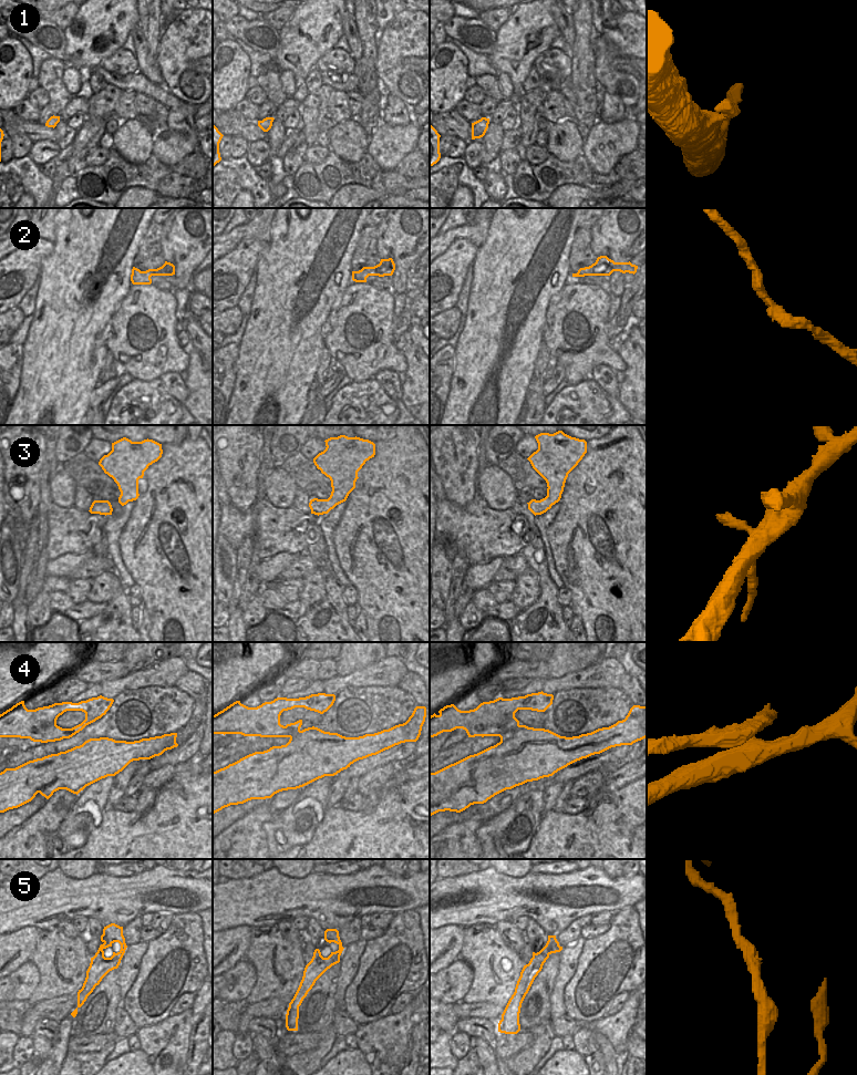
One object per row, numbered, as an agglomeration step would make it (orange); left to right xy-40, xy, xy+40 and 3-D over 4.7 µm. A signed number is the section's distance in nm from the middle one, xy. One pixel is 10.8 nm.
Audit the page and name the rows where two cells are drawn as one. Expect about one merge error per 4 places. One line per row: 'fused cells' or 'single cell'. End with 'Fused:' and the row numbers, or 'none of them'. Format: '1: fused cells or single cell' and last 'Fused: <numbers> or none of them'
1: single cell
2: single cell
3: fused cells
4: fused cells
5: single cell
Fused: 3, 4

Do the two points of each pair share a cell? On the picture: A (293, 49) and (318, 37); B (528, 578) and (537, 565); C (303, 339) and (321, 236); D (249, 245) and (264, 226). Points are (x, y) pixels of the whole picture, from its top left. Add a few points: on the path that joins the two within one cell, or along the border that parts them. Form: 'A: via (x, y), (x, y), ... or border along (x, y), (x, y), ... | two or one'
A: via (299, 47), (305, 41), (312, 40) | one
B: border along (528, 566), (537, 575), (539, 595) | two
C: via (288, 319), (292, 298), (292, 282), (307, 264) | one
D: border along (267, 243), (257, 238), (244, 237), (231, 249) | two

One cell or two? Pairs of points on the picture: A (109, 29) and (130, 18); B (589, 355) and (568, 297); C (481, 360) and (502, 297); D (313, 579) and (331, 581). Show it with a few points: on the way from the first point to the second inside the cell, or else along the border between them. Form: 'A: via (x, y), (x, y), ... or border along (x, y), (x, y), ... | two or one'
A: via (114, 26), (124, 18) | one
B: via (595, 341), (590, 324), (580, 311) | one
C: via (496, 344), (501, 334), (502, 312) | one
D: border along (317, 569), (324, 579), (324, 596), (313, 603) | two

